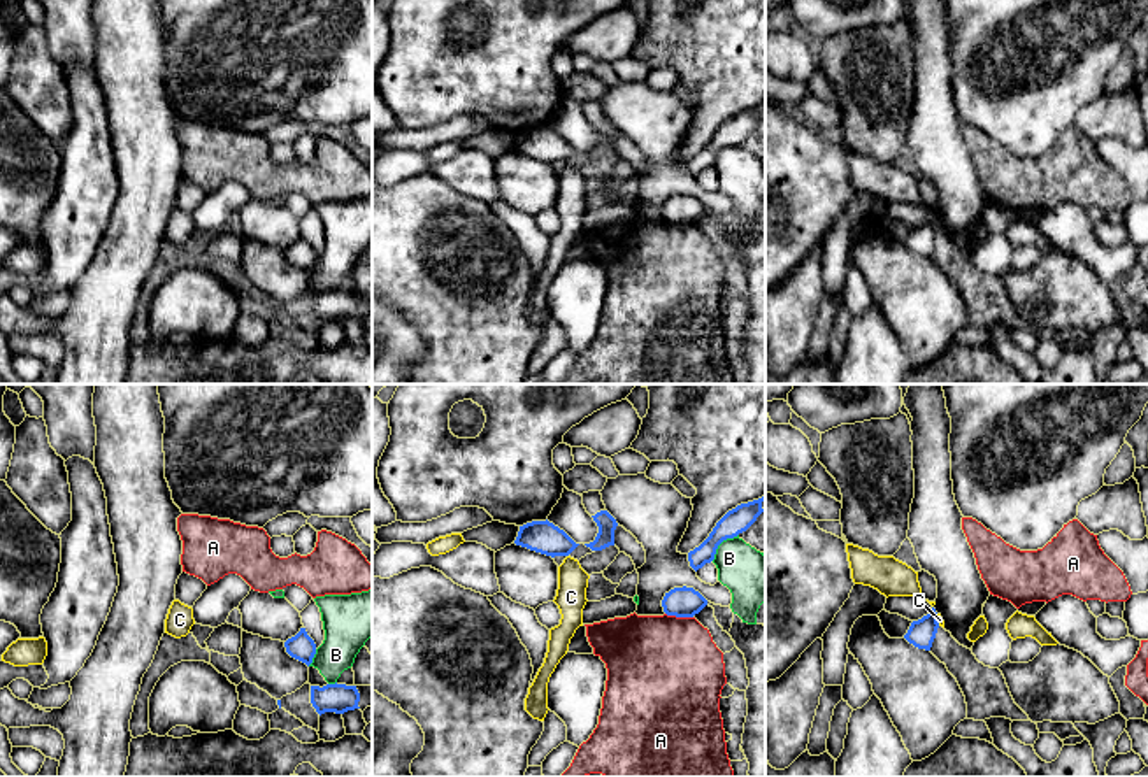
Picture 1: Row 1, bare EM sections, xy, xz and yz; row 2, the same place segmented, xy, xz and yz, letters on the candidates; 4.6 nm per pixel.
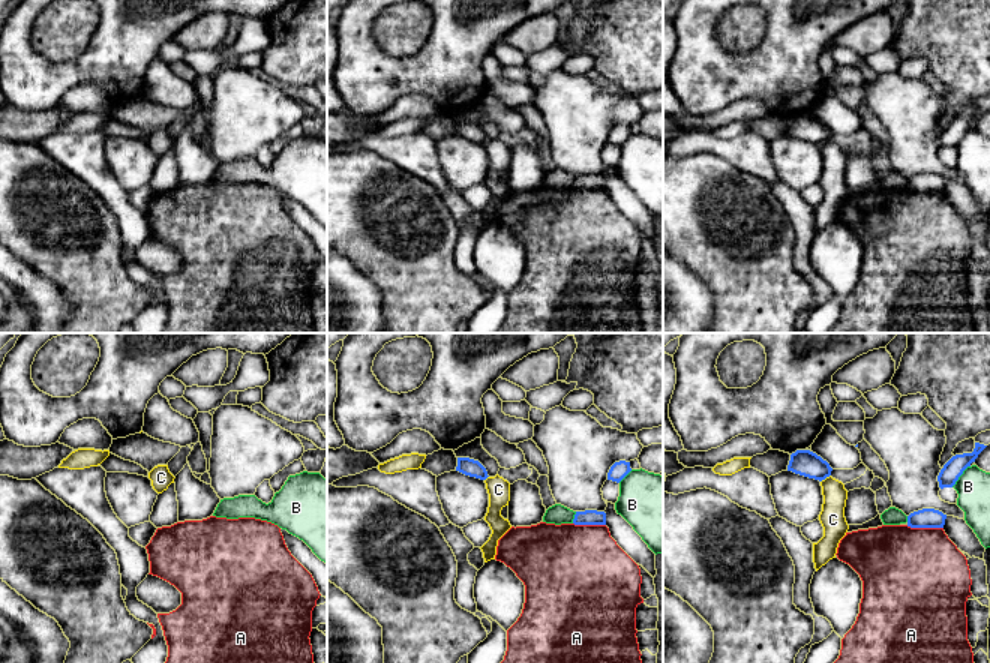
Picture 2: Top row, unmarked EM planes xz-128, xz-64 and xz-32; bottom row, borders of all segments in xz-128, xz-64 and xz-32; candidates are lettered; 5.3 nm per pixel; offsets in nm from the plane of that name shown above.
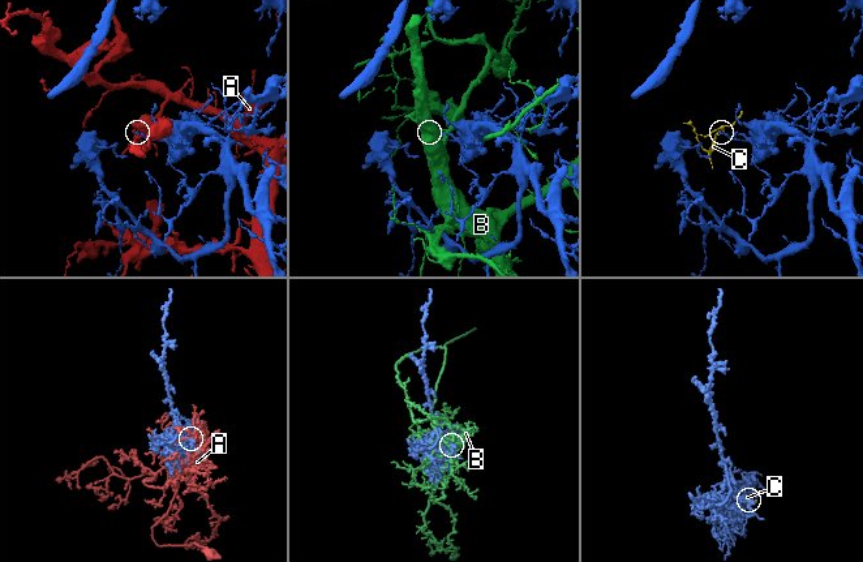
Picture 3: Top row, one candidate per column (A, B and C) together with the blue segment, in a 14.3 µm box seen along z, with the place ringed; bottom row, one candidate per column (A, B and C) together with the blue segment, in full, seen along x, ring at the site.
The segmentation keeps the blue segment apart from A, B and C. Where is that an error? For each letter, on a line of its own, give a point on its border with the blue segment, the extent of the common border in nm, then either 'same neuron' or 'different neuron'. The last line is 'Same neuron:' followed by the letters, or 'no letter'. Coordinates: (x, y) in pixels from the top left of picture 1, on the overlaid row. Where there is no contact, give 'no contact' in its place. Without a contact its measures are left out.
A: meets blue in xz at (680, 616); contact 130 nm long; different neuron
B: meets blue in xz at (720, 542); contact 180 nm long; different neuron
C: meets blue in yz at (936, 620); contact 60 nm long; different neuron
Same neuron: no letter

